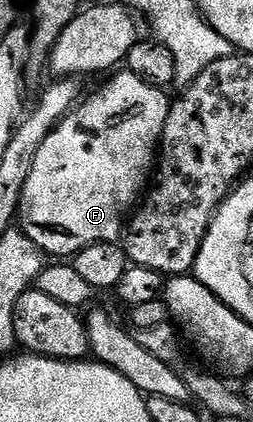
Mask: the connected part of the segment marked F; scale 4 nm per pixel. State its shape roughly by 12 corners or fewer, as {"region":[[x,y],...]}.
{"region":[[128,71],[41,144],[19,210],[53,259],[122,240],[171,97]]}

